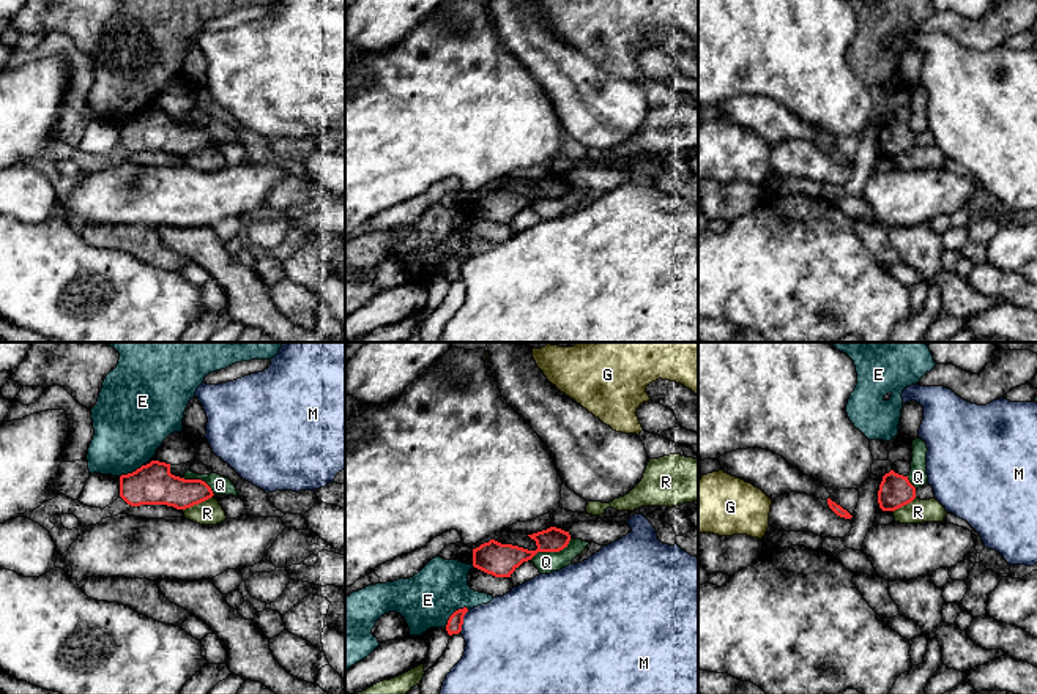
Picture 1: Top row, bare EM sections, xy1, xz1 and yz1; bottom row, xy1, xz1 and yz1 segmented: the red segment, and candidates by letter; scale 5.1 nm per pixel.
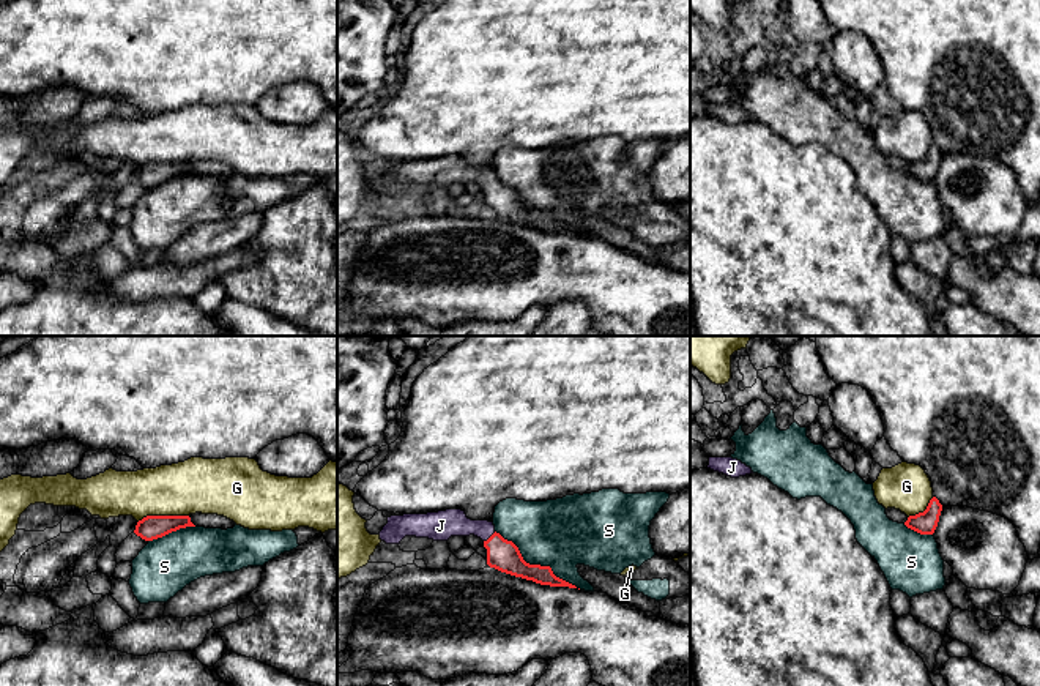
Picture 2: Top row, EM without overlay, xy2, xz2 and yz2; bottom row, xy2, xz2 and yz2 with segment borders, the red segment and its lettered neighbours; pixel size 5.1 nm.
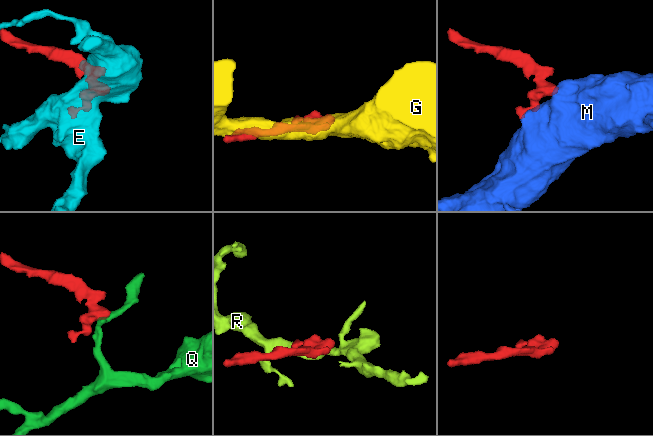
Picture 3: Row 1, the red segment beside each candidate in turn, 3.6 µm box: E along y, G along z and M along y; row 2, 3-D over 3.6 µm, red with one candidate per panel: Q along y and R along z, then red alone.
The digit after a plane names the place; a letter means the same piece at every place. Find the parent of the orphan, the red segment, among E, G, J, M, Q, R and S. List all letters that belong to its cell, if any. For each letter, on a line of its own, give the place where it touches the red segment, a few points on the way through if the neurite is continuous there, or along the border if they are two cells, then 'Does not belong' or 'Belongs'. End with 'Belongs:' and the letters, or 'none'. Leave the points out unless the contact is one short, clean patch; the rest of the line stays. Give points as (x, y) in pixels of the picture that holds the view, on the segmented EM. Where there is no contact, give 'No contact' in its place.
E: Touches red at xz1 (454, 612). Does not belong
G: Touches red at xy2 (163, 516). Does not belong
J: Touches red at xz2 (490, 536). Path across: xz2 (501, 554), (490, 536), (482, 529), (453, 522). Belongs
M: Touches red at xz1 (462, 622). Boundary: xz1 (468, 611), (459, 631). Does not belong
Q: Touches red at xz1 (550, 551). Boundary: xz1 (571, 538), (561, 549), (538, 551), (530, 559). Does not belong
R: Touches red at xy1 (197, 503). Does not belong
S: Touches red at xz2 (536, 565). Does not belong
Belongs: J

